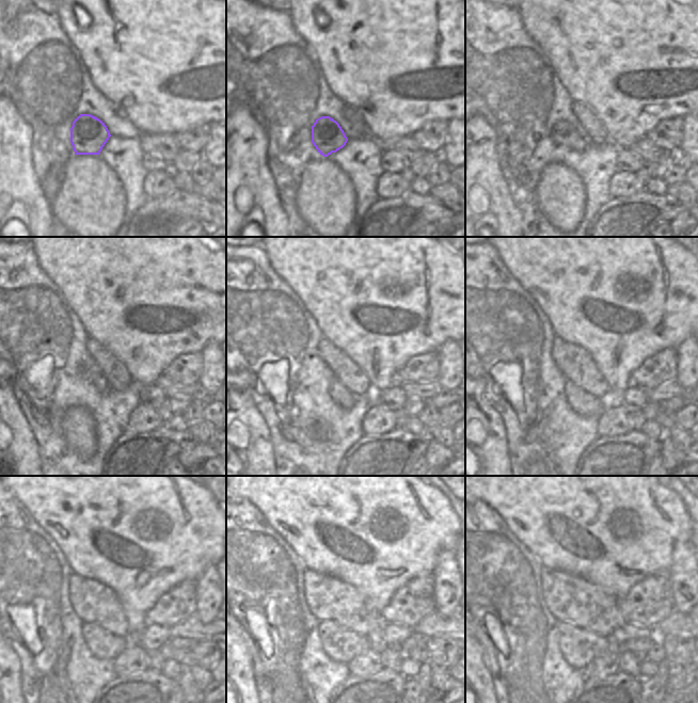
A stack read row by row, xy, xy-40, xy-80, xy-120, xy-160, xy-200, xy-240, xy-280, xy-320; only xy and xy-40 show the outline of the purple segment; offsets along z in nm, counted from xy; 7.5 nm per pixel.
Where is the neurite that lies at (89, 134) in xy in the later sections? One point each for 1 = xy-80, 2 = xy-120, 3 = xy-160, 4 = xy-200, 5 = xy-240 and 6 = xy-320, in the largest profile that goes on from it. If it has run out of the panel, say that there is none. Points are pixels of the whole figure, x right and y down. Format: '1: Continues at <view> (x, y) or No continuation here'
1: Continues at xy-80 (562, 133)
2: Continues at xy-120 (98, 381)
3: Continues at xy-160 (344, 399)
4: Continues at xy-200 (583, 403)
5: Continues at xy-240 (104, 644)
6: Continues at xy-320 (578, 646)

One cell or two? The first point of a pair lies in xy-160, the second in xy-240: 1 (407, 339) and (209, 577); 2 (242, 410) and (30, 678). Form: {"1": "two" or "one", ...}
{"1": "two", "2": "two"}

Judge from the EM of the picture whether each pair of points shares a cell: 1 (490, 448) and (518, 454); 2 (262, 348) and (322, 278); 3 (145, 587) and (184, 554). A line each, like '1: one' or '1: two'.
1: two
2: two
3: one

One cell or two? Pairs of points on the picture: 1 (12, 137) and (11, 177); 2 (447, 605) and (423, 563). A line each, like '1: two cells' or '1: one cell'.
1: one cell
2: two cells

